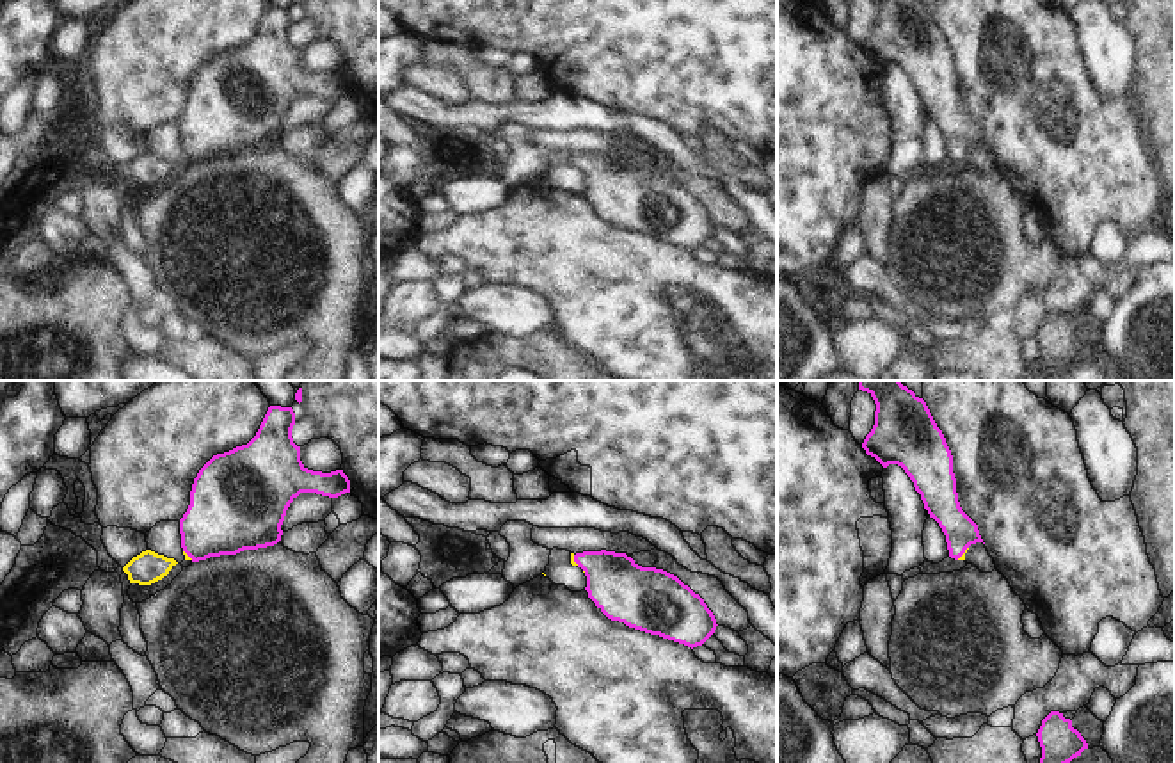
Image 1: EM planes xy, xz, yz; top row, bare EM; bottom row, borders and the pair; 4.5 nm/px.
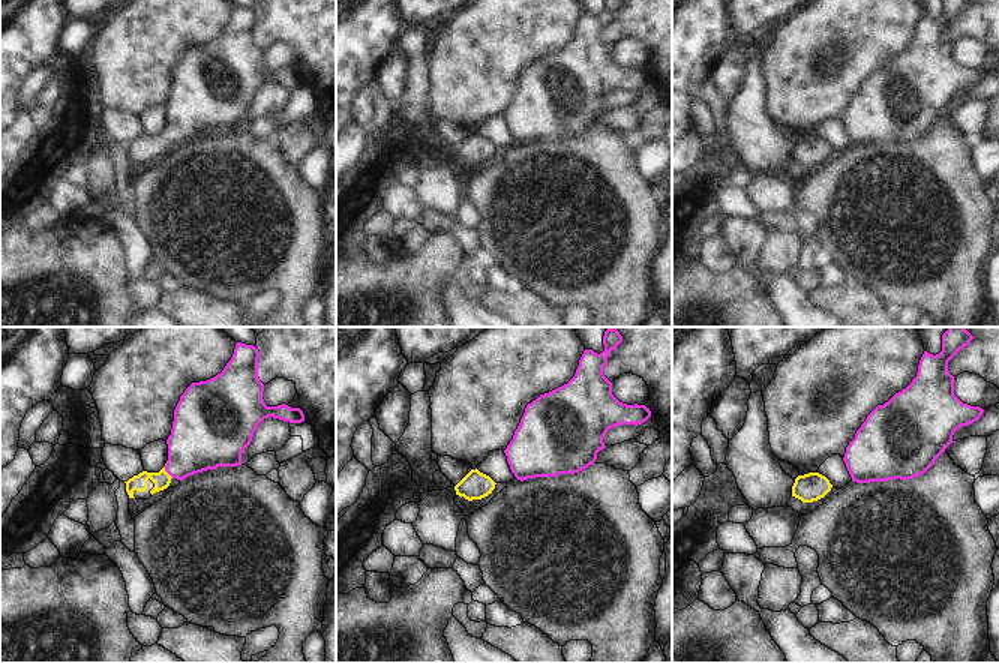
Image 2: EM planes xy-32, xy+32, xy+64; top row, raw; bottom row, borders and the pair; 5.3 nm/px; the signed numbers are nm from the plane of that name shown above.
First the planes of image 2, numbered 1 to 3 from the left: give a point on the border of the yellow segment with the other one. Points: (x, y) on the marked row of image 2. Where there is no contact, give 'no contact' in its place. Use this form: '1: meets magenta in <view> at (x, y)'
1: meets magenta in xy-32 at (167, 471)
2: no contact
3: no contact

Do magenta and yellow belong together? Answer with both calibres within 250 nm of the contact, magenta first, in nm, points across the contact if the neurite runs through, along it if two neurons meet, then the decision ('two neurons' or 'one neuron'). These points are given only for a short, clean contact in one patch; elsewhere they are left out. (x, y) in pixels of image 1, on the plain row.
150/20 nm | across yz (943, 105), (959, 130), (962, 155), (962, 159) | one neuron

